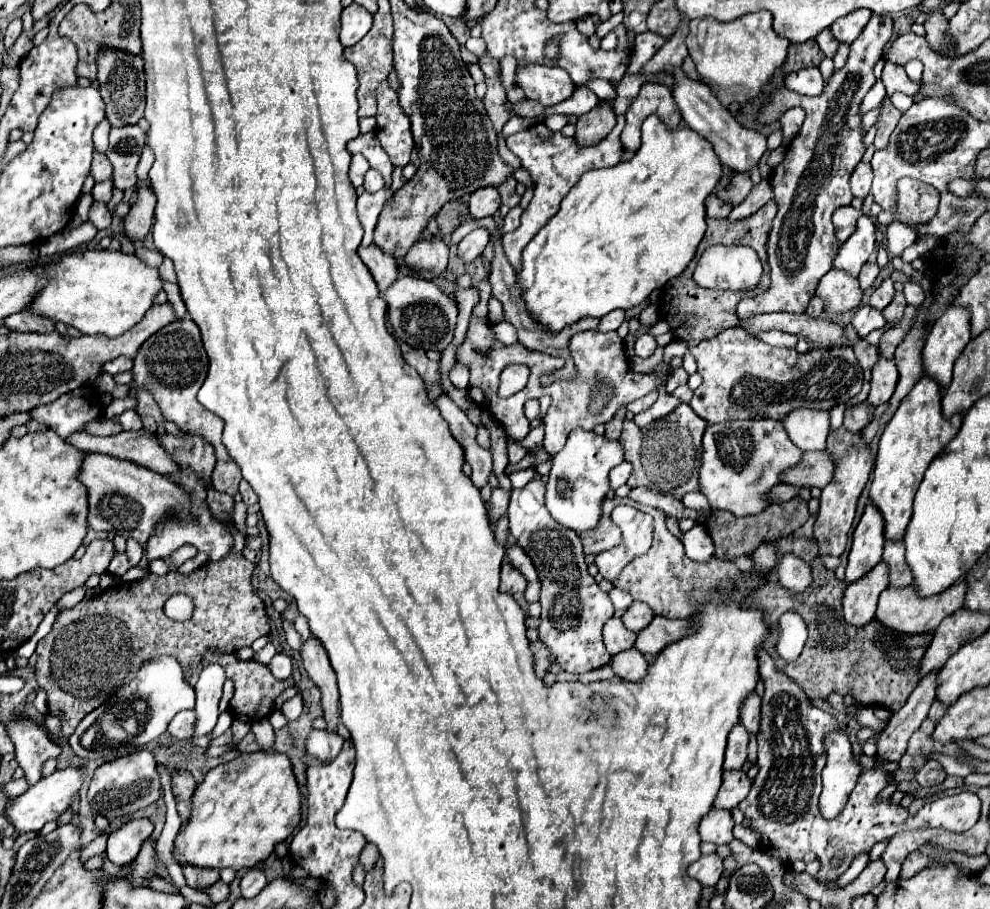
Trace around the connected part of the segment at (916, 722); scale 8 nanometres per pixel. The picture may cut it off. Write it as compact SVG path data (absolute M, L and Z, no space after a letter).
M938 669L930 675L924 675L906 705L894 713L886 725L886 729L878 737L878 759L886 763L898 763L908 747L908 739L926 719L932 701L936 699L936 677Z

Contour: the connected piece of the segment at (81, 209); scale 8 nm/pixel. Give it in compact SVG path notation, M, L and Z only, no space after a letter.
M80 195L80 199L78 199L78 203L76 203L76 213L80 215L80 219L82 221L88 221L88 209L90 209L90 205L92 205L92 195Z

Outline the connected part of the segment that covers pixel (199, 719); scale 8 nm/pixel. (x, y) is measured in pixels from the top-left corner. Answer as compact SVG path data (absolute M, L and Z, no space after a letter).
M220 665L204 667L200 673L200 679L196 683L196 725L194 725L194 737L208 735L218 719L218 701L222 697L222 685L226 681L224 669Z

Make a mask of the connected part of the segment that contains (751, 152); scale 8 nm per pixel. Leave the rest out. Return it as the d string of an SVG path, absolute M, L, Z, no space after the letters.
M682 67L672 69L670 75L674 77L674 87L672 87L672 97L682 113L682 121L698 131L700 135L704 135L716 149L716 155L720 157L722 165L730 167L736 173L748 173L752 183L760 183L760 171L758 171L758 161L760 157L766 153L766 137L754 129L746 129L742 127L722 105L720 101L714 97L714 93L710 91L708 85L704 85L702 81L694 81L690 79Z

